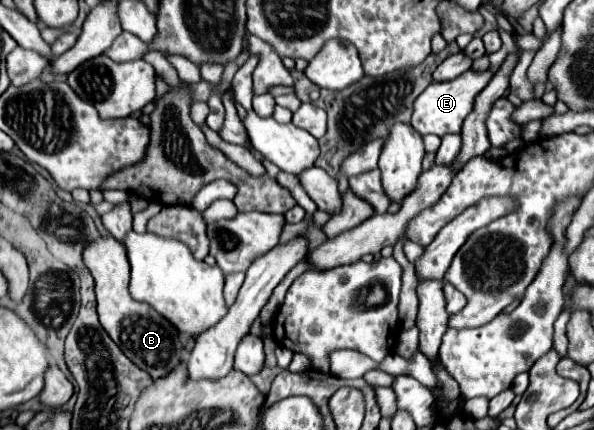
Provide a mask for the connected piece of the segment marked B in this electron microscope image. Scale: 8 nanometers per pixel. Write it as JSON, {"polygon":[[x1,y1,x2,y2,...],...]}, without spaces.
{"polygon":[[98,237,84,249,84,265,94,277,96,283,96,299,98,299,98,317,106,333,112,341,124,351,124,355,150,373,152,379,158,379,170,373,180,361,184,353,184,345,180,341,180,333,176,327,166,321,160,313,156,313,148,303,134,301,128,293,130,281,130,263,126,257,126,249,114,237]]}

